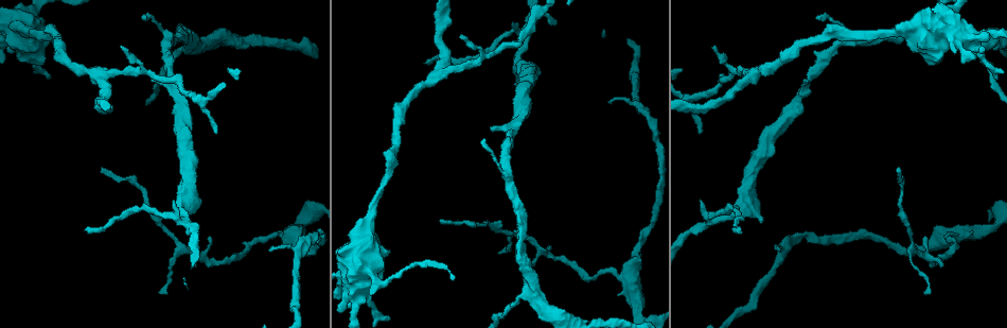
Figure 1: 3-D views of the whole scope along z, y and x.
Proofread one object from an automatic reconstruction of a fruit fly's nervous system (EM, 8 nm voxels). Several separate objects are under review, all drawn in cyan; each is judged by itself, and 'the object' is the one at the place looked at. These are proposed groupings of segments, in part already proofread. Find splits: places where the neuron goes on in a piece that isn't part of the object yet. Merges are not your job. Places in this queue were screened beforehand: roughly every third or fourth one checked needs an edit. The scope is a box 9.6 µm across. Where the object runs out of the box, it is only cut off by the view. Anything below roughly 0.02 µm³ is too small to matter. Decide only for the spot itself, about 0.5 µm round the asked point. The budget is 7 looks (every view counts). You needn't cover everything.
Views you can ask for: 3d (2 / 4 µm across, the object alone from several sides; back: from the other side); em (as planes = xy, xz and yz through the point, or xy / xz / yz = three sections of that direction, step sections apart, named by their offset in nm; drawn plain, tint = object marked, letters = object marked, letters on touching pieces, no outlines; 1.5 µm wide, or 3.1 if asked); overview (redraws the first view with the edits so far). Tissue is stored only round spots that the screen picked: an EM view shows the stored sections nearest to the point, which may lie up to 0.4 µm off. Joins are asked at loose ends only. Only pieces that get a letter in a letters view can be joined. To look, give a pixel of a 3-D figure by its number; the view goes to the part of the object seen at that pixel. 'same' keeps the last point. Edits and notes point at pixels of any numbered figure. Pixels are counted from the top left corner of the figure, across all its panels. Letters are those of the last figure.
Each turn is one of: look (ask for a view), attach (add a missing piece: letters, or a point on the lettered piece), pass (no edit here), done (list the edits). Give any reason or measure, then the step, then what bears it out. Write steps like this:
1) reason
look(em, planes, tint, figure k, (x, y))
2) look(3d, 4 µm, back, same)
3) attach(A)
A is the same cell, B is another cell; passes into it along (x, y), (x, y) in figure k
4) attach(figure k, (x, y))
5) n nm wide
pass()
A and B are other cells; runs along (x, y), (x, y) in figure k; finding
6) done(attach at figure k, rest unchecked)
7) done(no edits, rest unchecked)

free end
look(3d, 4 µm, figure 1, (534, 266))

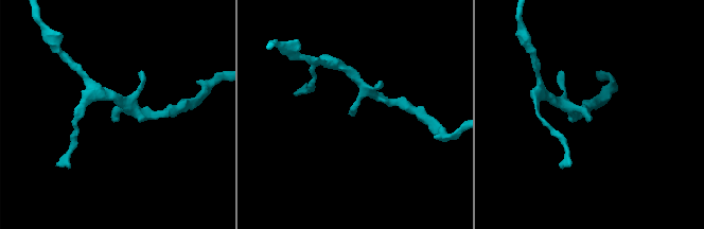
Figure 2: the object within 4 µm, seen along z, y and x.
look(em, planes, letters, figure 2, (113, 119))

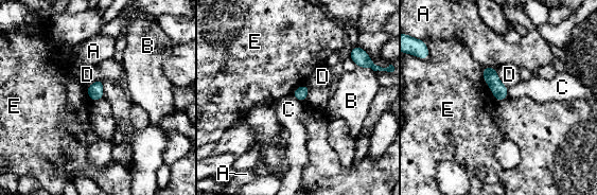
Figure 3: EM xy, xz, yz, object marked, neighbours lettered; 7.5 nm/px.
pass()
A, B, C, D and E are other cells; border along (291, 94), (302, 102) in figure 3; no lettered piece goes on from it

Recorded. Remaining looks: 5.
branch stops here
look(3d, 2 µm, figure 1, (762, 222))

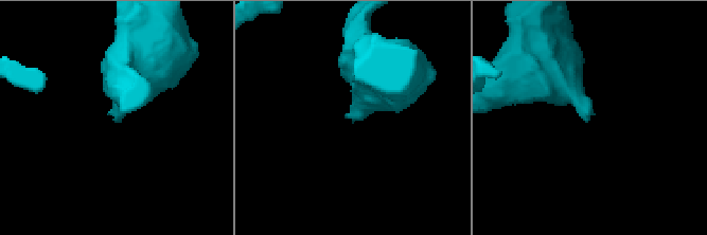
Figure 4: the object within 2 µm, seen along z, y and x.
look(em, yz, step 4, letters, figure 4, (354, 116))

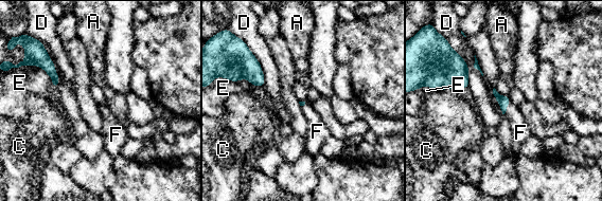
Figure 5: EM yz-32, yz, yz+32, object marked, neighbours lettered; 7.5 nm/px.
D touches over 320 nm
attach(F)
F is the same cell, A, C, D and E are other cells; passes into it along (503, 102), (507, 106), (520, 132) in figure 5; the neuron continues

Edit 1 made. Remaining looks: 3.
redraw
look(overview)

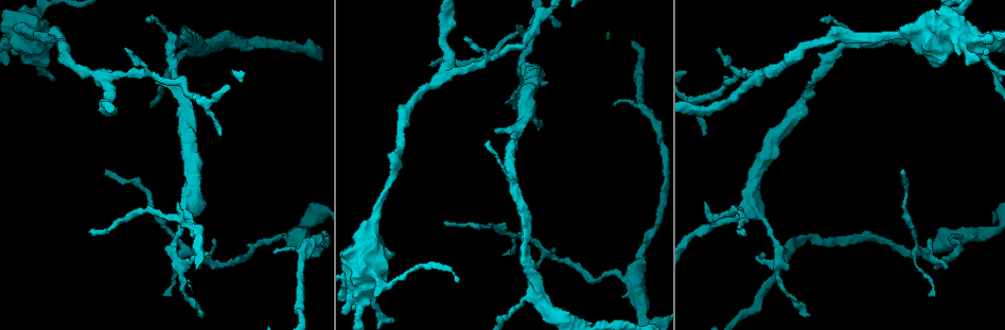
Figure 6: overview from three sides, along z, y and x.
look(3d, 4 µm, figure 6, (104, 173))

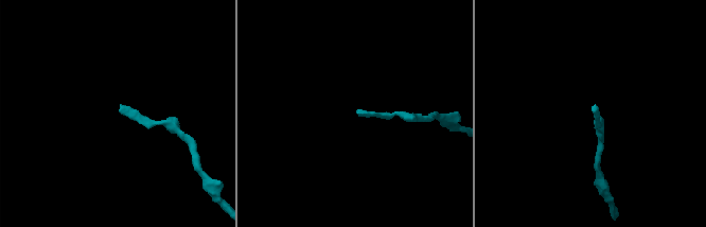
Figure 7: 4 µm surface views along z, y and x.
look(em, xy, step 4, letters, figure 7, (357, 112))

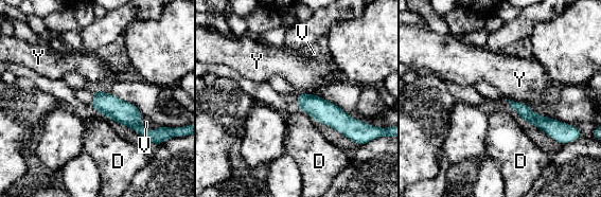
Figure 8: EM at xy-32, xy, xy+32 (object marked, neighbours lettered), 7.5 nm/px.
70 nm wide
pass()
D, V and Y are other cells; runs along (95, 92), (147, 132) in figure 8; none of them fits

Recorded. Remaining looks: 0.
done(attach at figure 5, rest unchecked)

